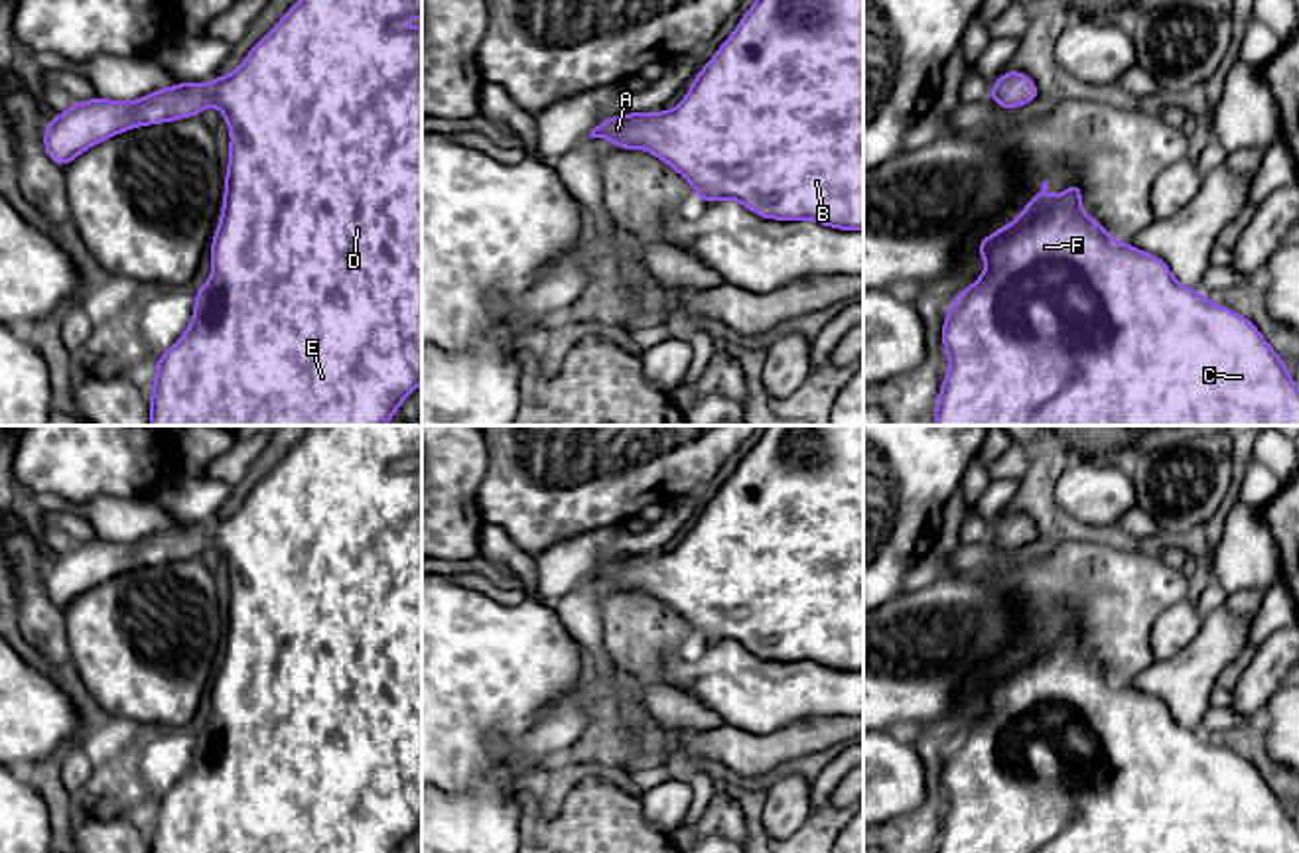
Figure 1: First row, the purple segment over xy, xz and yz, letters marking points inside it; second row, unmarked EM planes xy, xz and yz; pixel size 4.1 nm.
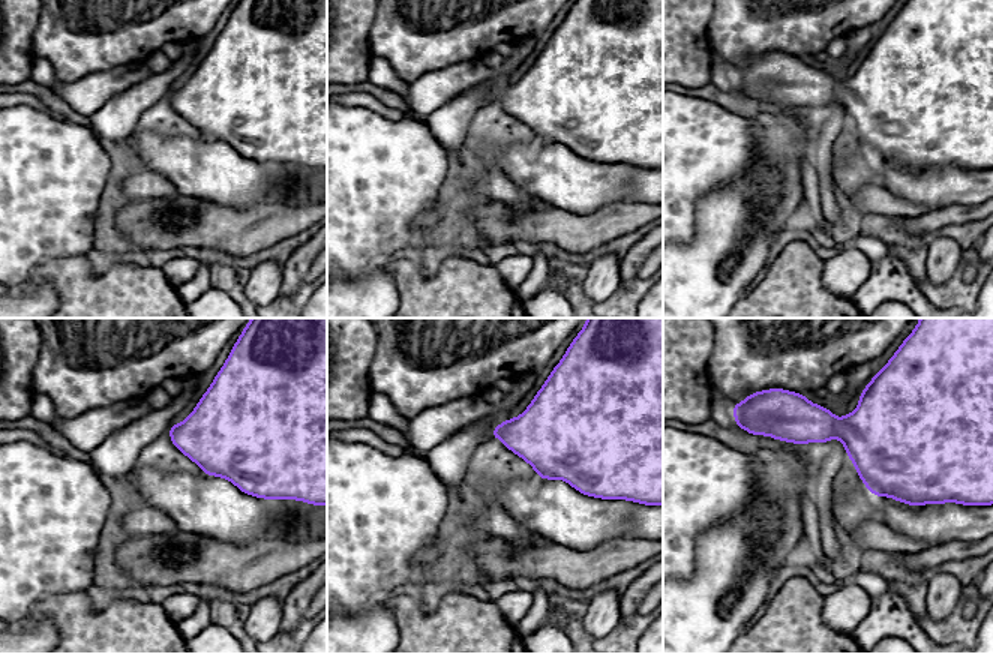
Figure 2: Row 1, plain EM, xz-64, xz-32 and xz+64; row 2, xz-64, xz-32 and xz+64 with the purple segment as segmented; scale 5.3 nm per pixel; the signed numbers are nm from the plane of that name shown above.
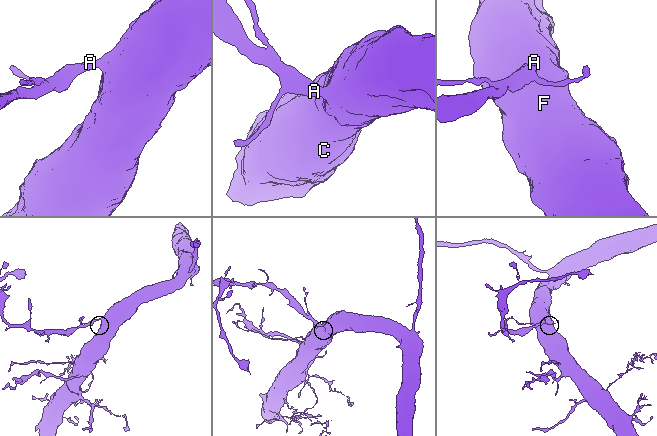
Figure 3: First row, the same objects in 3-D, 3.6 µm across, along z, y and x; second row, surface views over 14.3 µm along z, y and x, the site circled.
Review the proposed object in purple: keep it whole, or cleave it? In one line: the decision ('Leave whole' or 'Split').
Leave whole

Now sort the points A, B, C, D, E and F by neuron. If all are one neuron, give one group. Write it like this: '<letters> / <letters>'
A B C D E F

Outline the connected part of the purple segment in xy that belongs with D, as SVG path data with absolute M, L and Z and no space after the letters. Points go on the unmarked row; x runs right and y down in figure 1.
M309 426L308 433L282 457L282 461L248 492L244 502L231 516L219 516L213 524L177 524L154 532L142 540L130 544L108 542L93 538L83 544L75 544L71 550L53 558L47 563L43 575L43 589L47 599L59 609L69 607L81 593L120 575L130 569L173 563L179 559L199 558L209 546L215 546L223 554L223 561L229 565L229 609L225 615L225 636L221 660L211 684L213 711L205 727L195 729L193 760L187 772L166 790L154 816L154 829L150 835L150 853L398 853L400 845L422 825L422 469L404 471L406 459L422 459L422 426Z

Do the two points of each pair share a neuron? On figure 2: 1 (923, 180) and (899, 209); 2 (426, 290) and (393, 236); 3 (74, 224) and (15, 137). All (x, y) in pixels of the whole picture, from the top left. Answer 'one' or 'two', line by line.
1: two
2: two
3: one

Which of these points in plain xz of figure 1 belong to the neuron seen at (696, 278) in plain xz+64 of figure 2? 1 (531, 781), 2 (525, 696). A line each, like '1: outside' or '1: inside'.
1: inside
2: outside

